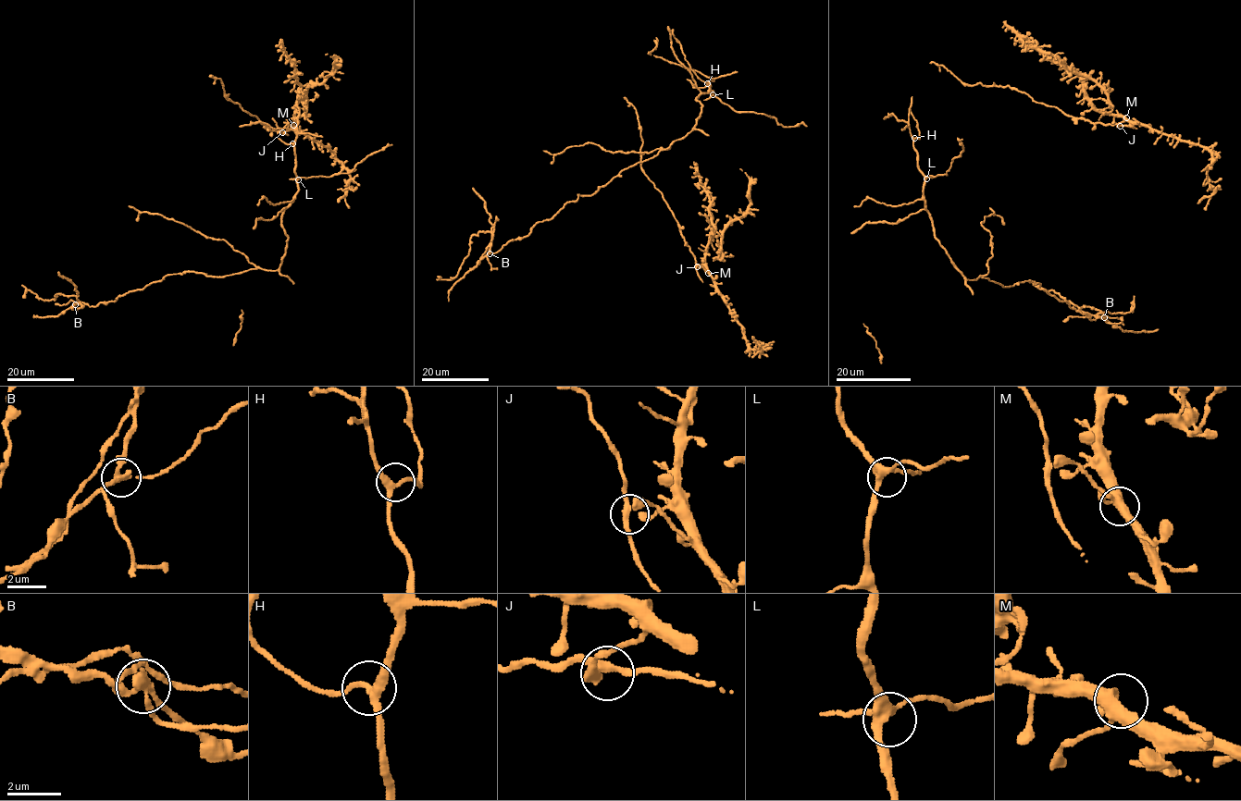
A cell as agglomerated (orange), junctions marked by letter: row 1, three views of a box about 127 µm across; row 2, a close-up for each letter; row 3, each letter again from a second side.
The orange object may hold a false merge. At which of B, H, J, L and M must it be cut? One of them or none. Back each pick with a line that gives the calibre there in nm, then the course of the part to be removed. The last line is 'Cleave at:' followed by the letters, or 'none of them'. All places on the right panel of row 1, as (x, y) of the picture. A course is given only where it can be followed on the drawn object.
B: Thickness 280 nm. Course of the part to remove: (1105, 317), (1079, 309), (1084, 305), (1112, 313), (1128, 312), (1134, 306), (1133, 301), (1130, 310)
Cleave at: B

